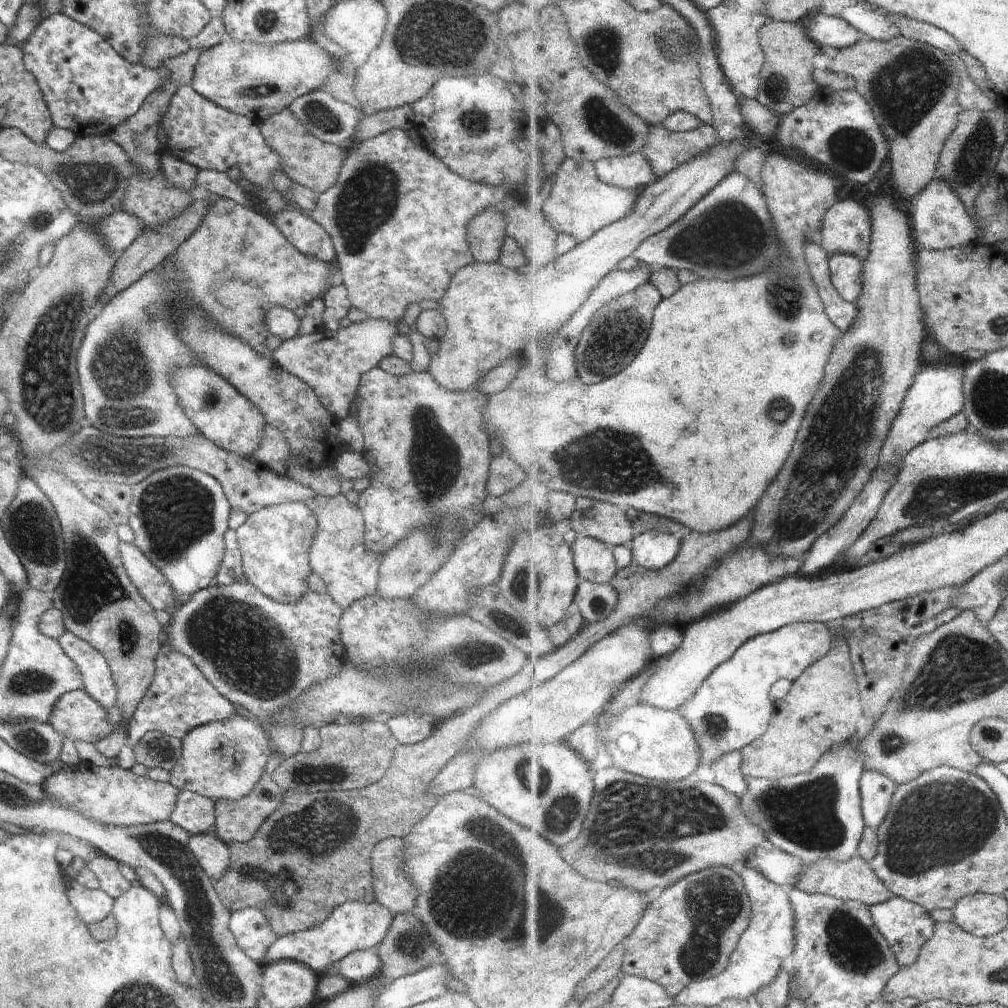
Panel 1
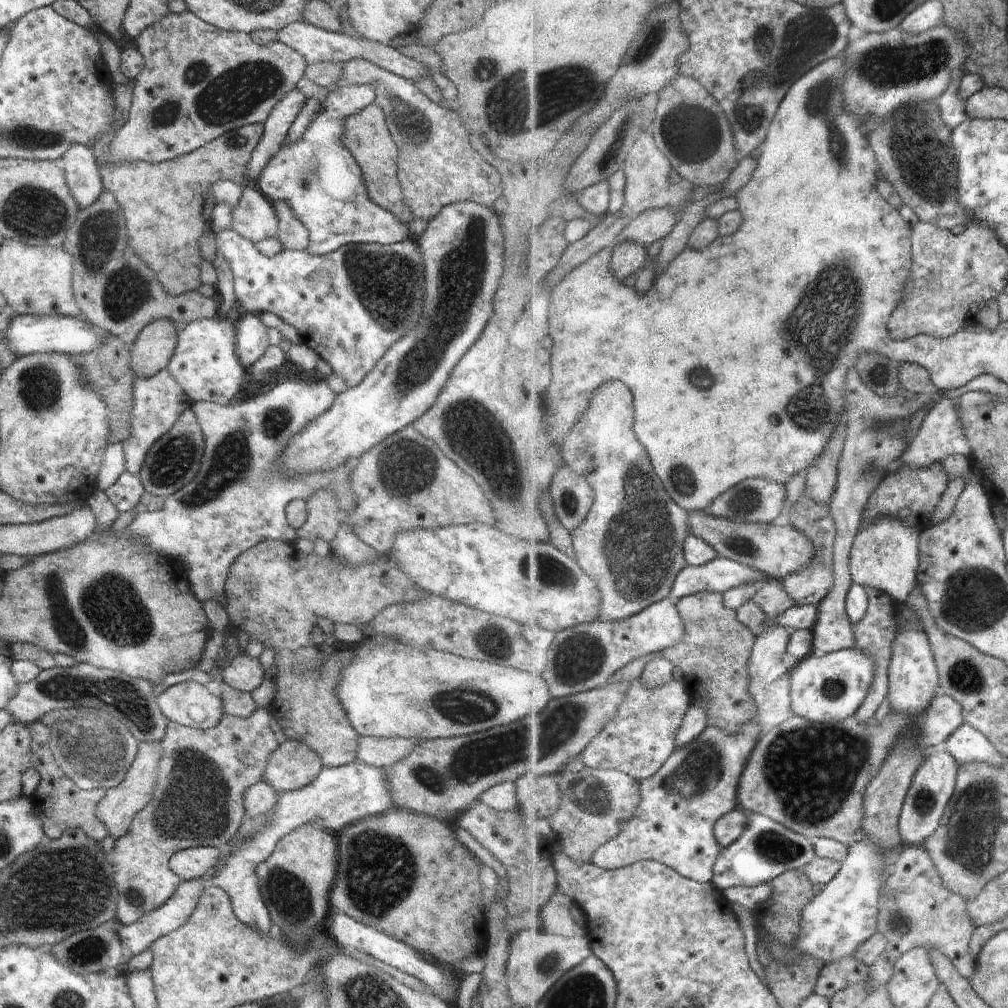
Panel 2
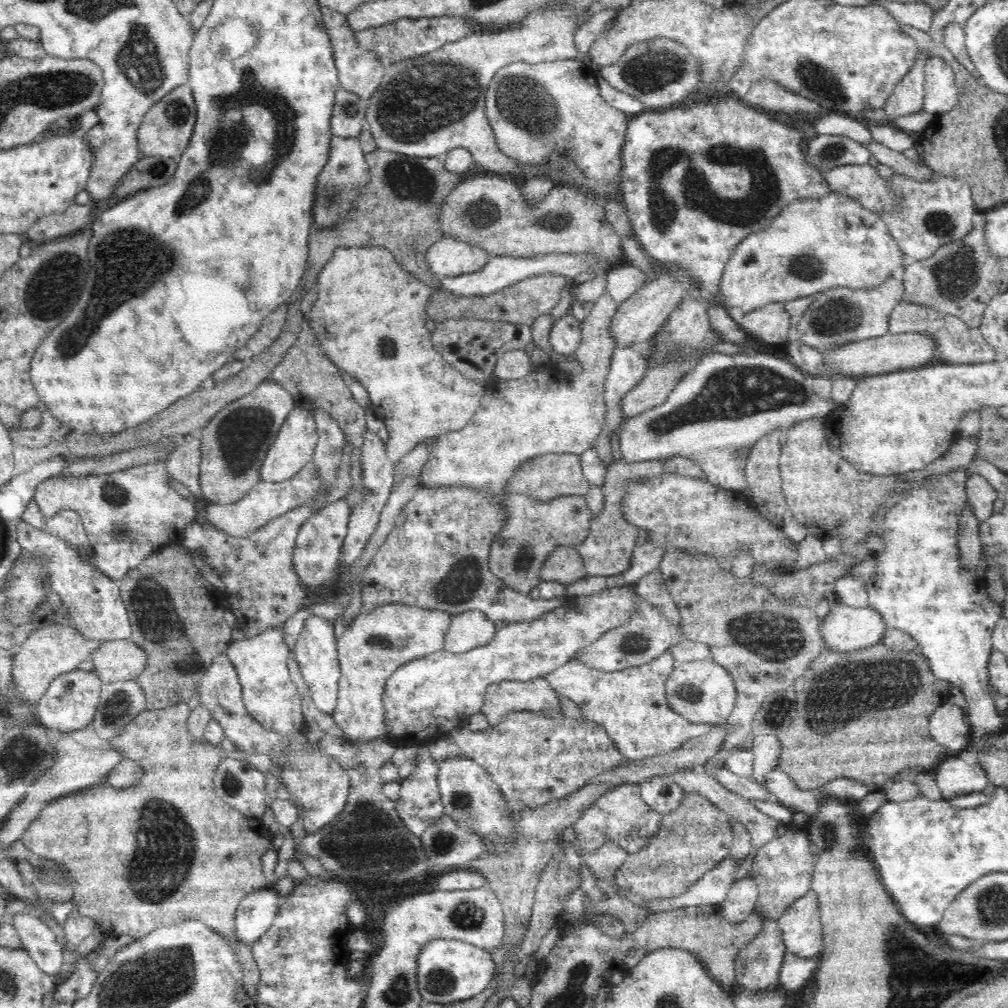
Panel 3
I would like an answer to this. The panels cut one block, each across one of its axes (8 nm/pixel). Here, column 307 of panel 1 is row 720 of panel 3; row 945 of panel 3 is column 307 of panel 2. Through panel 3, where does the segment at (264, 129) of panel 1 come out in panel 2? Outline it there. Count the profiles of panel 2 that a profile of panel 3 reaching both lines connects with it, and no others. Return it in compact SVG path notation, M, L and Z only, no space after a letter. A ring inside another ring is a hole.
M286 202L272 203L279 220L277 239L283 250L305 251L310 246L309 232L298 218L294 218Z

